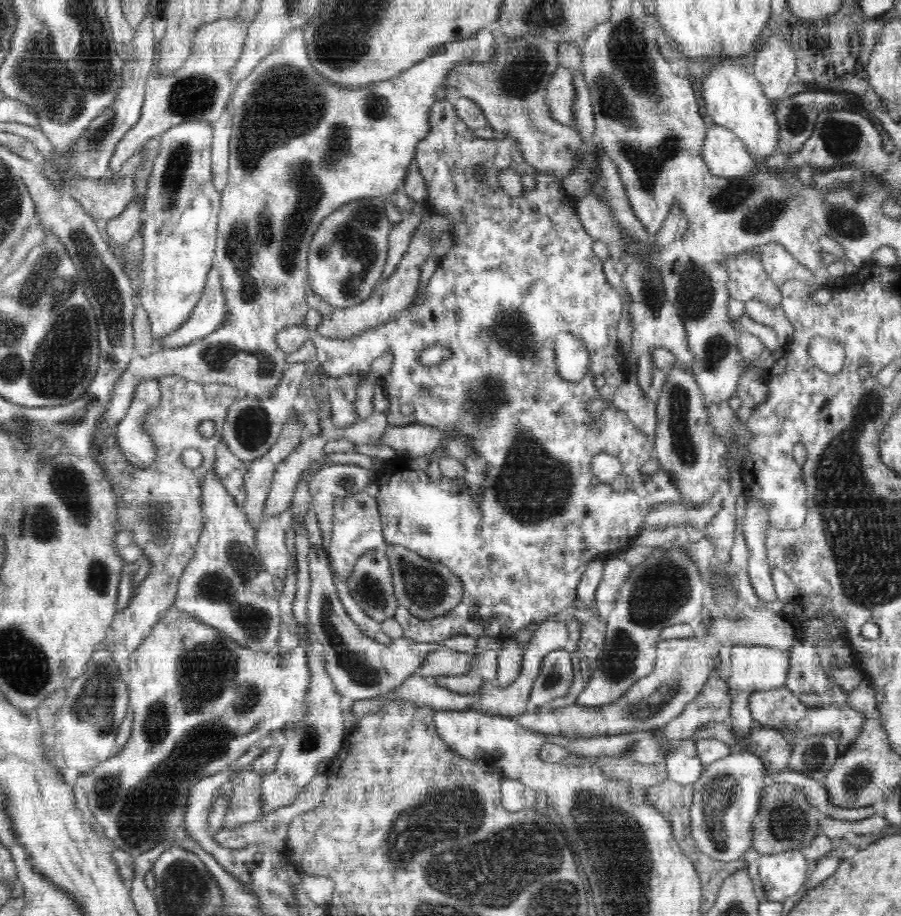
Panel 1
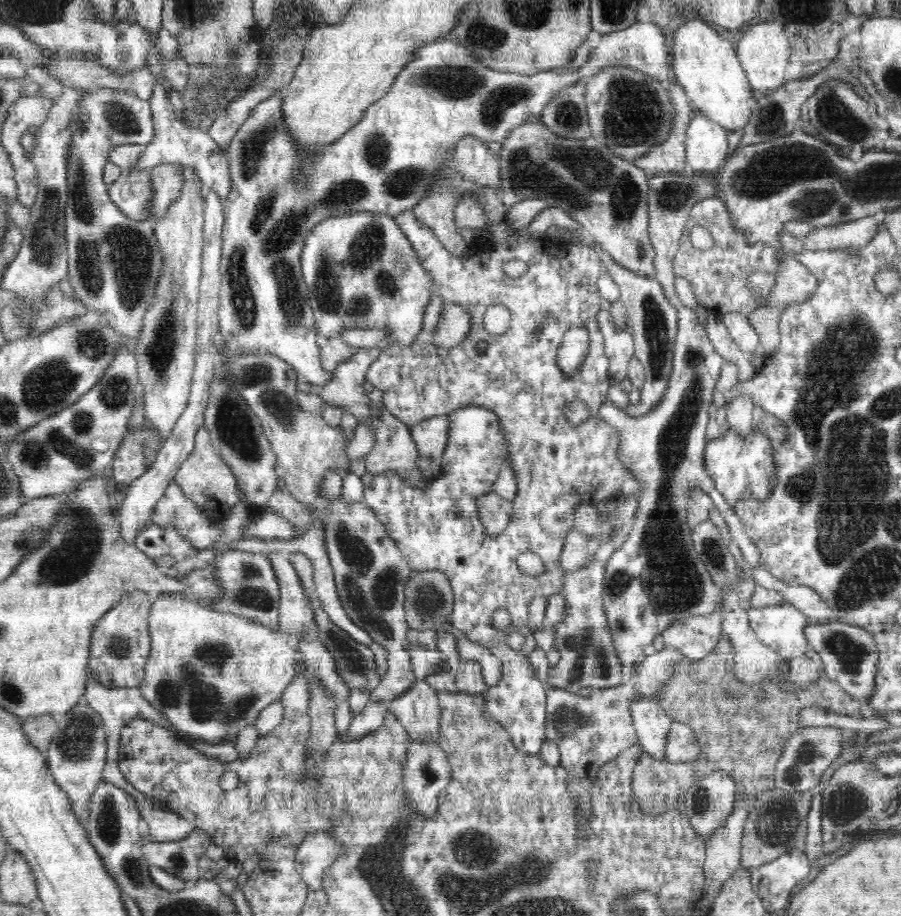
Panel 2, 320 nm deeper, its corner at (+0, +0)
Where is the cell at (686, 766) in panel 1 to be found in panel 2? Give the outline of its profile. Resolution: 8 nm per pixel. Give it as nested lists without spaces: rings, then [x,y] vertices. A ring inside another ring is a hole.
[[[633,696],[630,705],[634,729],[645,754],[658,761],[665,760],[665,746],[673,720],[650,697]]]

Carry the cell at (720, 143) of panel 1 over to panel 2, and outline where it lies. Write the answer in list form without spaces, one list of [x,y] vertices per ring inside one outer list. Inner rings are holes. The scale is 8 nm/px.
[[[695,111],[685,132],[685,157],[688,171],[716,170],[725,162],[729,152],[726,128]]]

